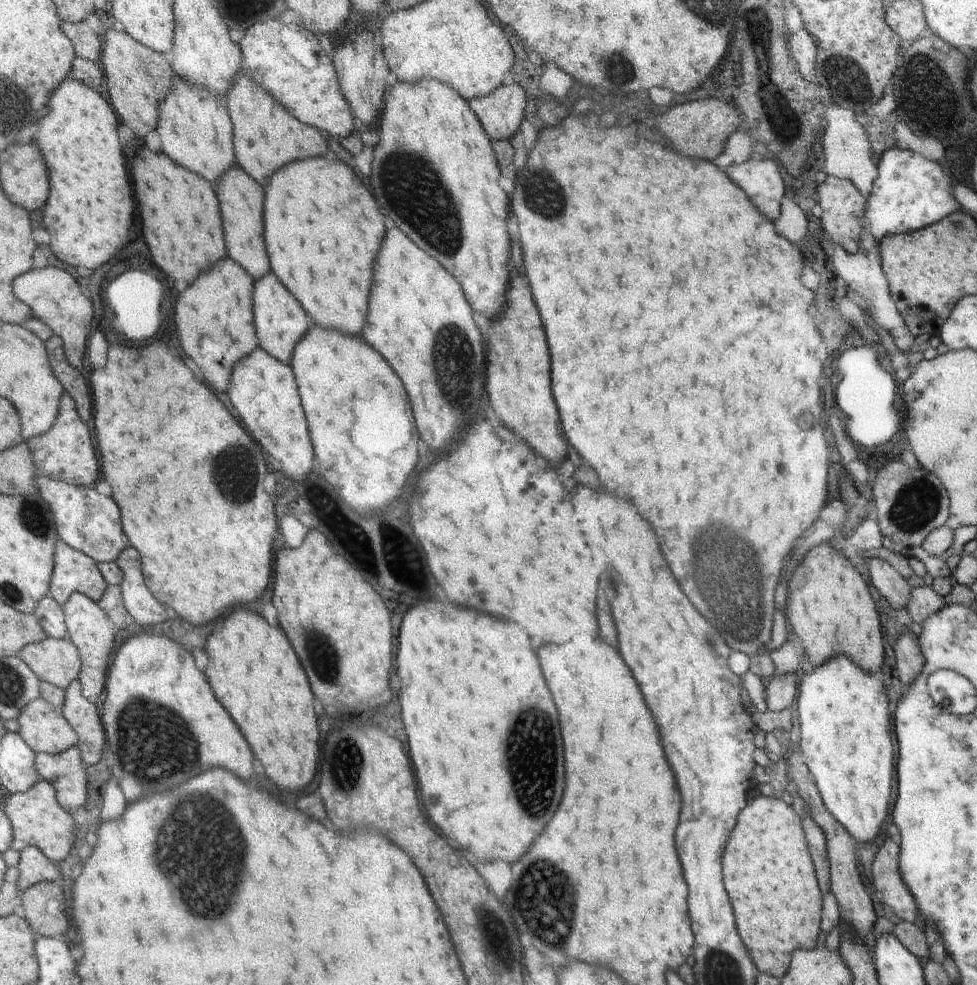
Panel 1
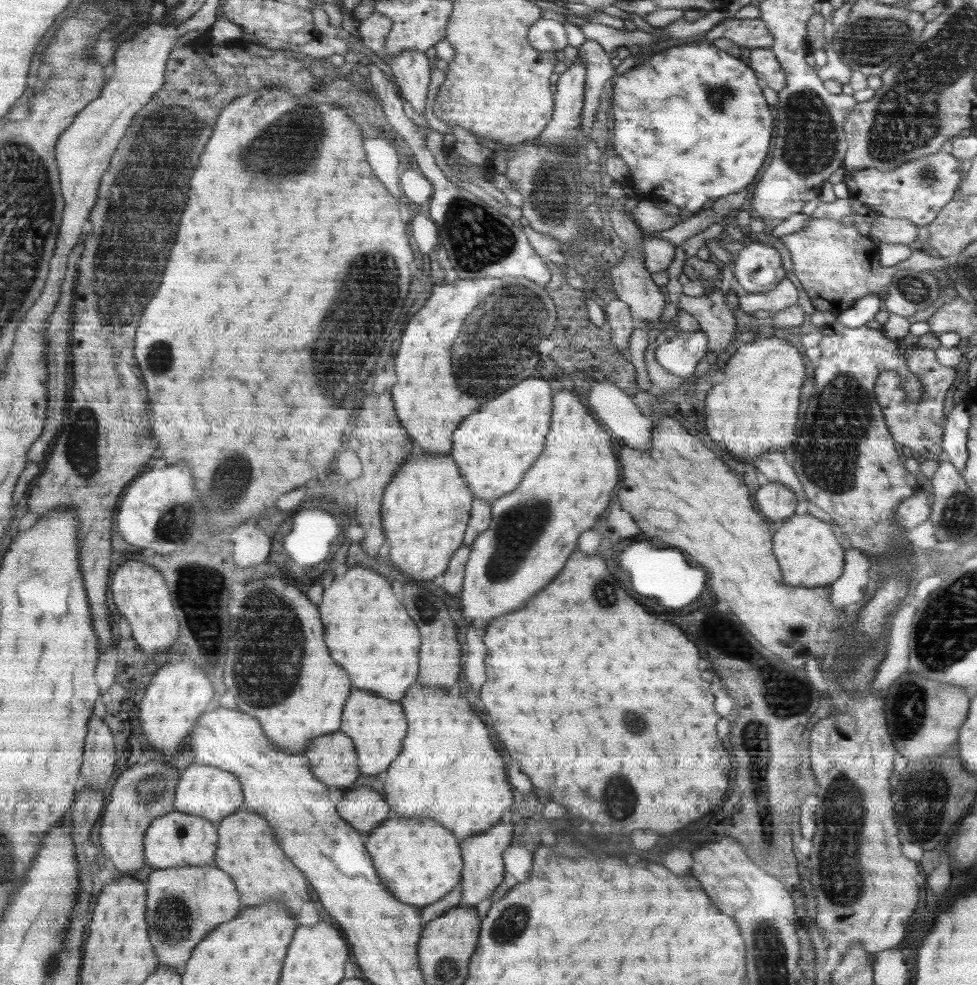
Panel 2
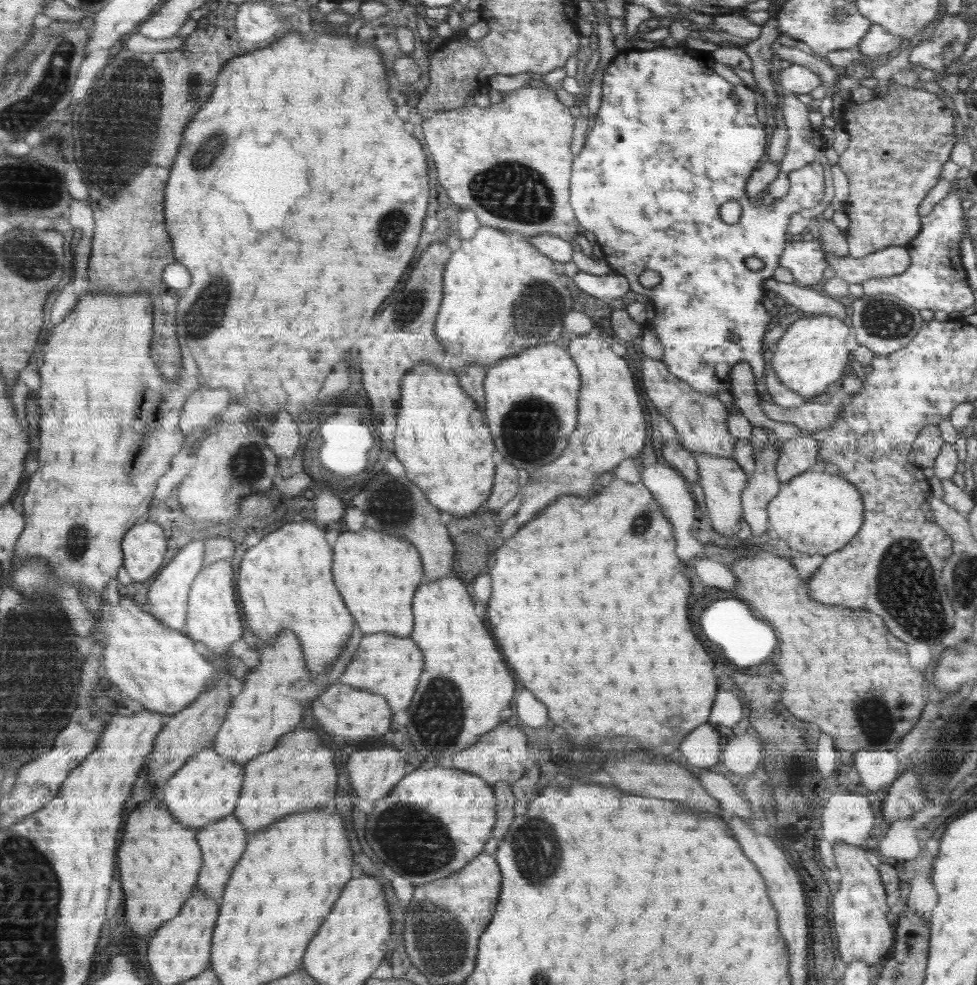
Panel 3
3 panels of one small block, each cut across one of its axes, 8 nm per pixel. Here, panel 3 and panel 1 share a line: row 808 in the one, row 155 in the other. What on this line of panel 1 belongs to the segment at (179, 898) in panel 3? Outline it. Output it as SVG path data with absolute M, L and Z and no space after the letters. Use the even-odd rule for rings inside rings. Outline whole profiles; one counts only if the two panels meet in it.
M144 148L138 152L134 178L136 178L138 198L140 190L144 190L142 210L146 220L150 220L150 224L146 224L146 236L150 236L148 244L158 264L172 278L194 282L200 276L202 268L208 268L214 262L226 258L228 246L226 246L222 208L214 186L204 176L184 170L188 168L182 168L182 165L172 160L169 154L152 152L150 148ZM184 244L188 250L180 252L178 246Z

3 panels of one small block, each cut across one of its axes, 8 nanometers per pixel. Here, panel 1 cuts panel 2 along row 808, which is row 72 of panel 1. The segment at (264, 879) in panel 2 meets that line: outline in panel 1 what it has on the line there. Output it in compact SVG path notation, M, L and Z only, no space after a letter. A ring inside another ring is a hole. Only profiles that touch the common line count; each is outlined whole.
M244 71L238 76L238 84L228 98L238 140L237 163L243 169L246 168L246 172L250 172L254 180L264 184L270 178L270 174L274 174L280 166L306 156L320 156L328 150L328 142L322 132L290 116L286 112L287 109L278 104Z

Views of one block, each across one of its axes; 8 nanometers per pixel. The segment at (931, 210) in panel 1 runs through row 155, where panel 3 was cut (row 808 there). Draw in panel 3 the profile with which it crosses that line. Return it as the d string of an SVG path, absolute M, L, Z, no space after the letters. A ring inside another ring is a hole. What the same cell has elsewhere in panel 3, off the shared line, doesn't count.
M908 768L890 784L882 804L883 818L887 823L892 824L896 819L910 819L923 808L922 804L926 802L926 798L916 780L920 776L916 774L918 772L914 768Z

